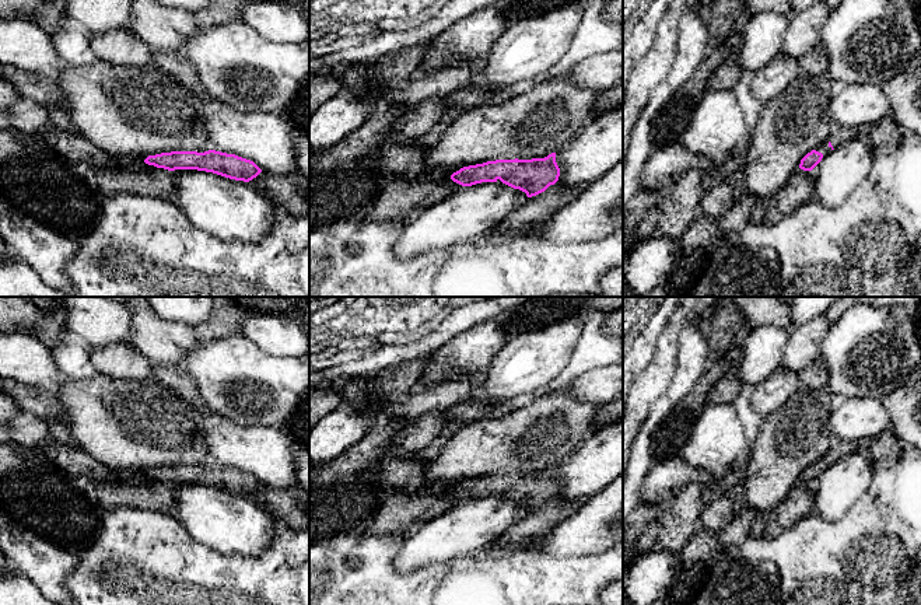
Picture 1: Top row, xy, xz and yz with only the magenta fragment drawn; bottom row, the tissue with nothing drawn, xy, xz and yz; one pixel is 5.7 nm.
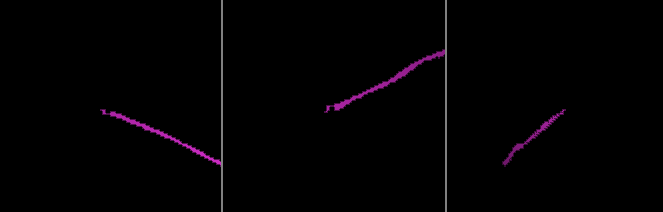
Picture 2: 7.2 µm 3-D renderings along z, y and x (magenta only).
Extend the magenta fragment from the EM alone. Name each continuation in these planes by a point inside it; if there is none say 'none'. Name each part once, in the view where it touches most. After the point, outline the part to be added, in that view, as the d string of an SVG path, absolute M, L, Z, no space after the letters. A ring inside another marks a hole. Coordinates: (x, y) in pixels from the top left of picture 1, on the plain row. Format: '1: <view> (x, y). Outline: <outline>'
1: yz (839, 450). Outline: M834 441L829 452L819 458L815 464L822 466L823 471L830 466L833 462L840 461L841 458L857 451L857 443L848 441Z

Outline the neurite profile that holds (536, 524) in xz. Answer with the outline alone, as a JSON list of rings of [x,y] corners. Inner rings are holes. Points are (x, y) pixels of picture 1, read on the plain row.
[[[558,497],[550,499],[544,506],[528,511],[528,514],[516,525],[508,528],[488,548],[494,550],[505,550],[522,548],[535,541],[540,541],[585,501],[586,499],[574,501]]]

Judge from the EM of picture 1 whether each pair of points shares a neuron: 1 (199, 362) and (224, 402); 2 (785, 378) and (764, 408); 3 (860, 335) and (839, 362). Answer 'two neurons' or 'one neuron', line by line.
1: one neuron
2: one neuron
3: one neuron

